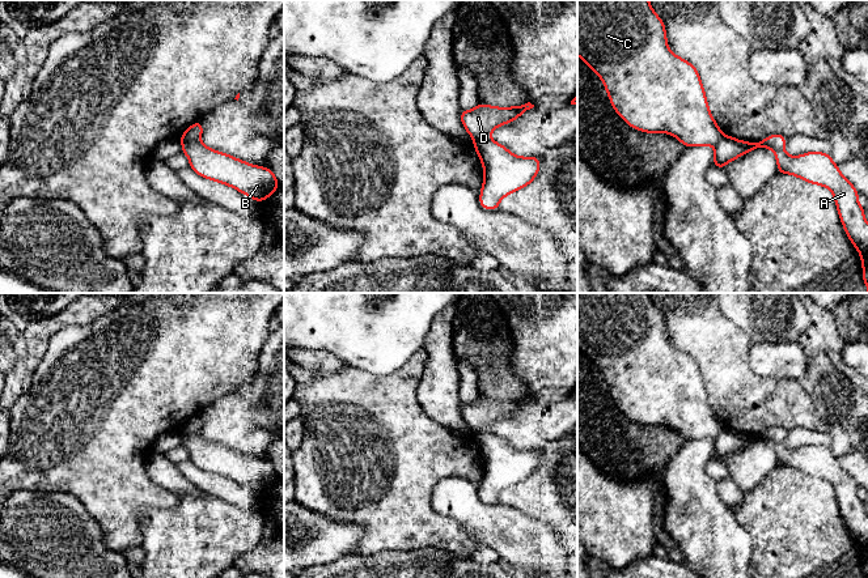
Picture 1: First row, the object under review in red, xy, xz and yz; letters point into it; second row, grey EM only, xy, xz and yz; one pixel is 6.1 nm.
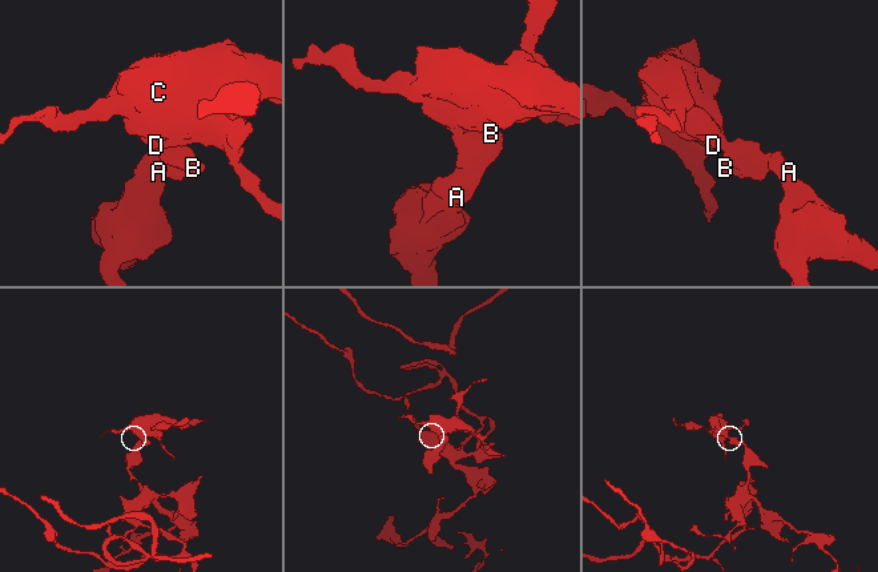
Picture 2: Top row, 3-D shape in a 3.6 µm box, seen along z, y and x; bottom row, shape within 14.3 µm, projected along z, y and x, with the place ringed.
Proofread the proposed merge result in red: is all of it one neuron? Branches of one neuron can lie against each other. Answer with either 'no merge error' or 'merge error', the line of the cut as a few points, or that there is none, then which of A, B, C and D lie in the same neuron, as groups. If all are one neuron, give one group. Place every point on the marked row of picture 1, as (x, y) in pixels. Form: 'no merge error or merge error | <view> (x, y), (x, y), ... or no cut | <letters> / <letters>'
merge error | xy (198, 137), (190, 141), (181, 141) | A B / C D

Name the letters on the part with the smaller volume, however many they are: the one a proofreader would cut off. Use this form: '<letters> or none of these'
C, D

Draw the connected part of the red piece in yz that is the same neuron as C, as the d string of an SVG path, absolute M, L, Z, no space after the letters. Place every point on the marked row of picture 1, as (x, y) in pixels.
M577 0L577 55L600 76L609 94L610 103L613 105L617 114L624 122L627 122L630 127L645 133L669 133L677 137L685 145L685 148L715 145L723 136L719 126L710 112L703 84L696 68L669 50L666 43L665 25L655 13L648 0Z

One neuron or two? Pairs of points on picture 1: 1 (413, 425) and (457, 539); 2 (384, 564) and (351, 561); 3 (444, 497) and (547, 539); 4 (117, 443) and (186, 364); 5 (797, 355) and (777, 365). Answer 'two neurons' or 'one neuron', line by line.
1: one neuron
2: one neuron
3: one neuron
4: one neuron
5: one neuron

